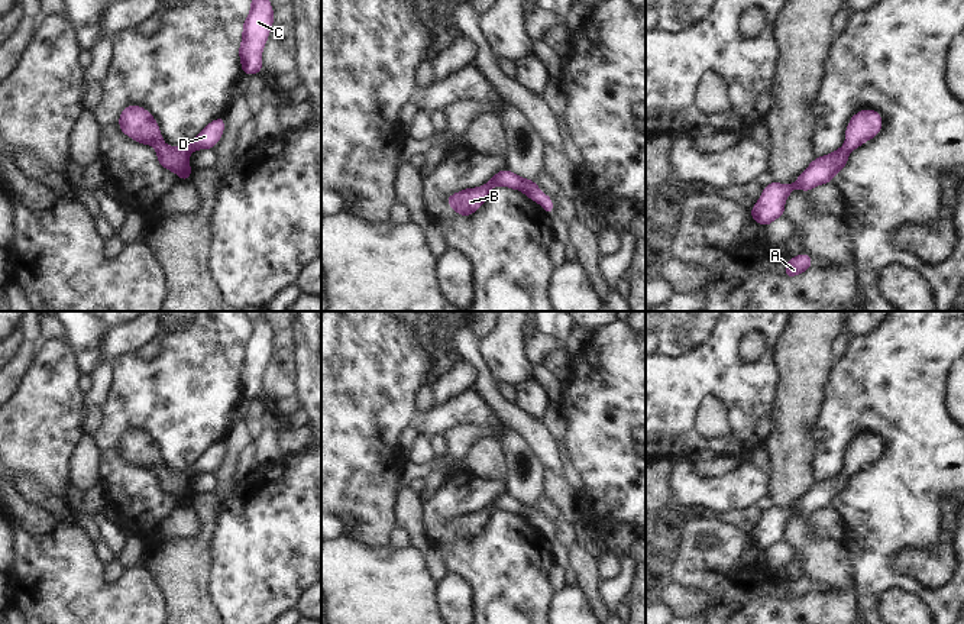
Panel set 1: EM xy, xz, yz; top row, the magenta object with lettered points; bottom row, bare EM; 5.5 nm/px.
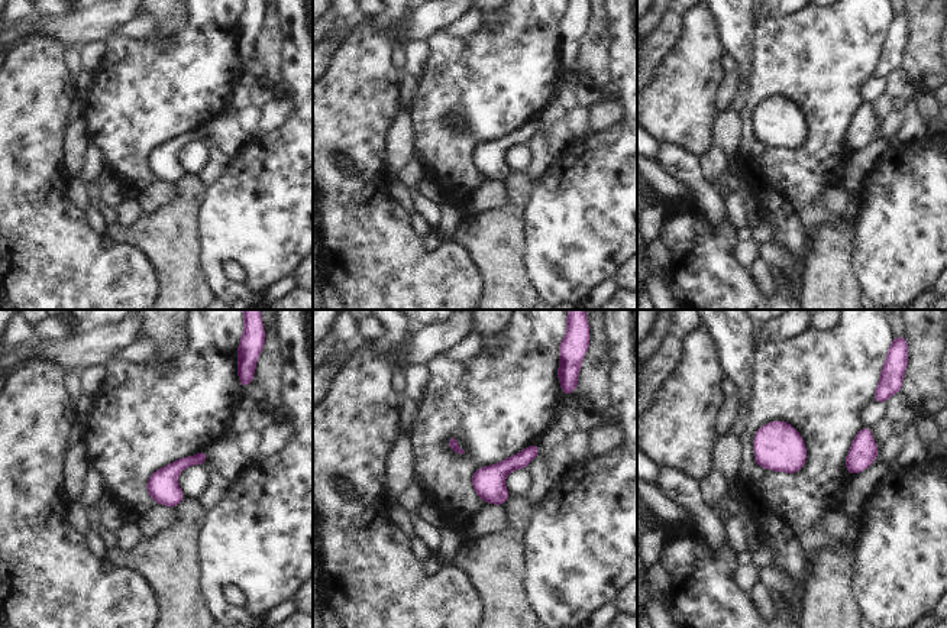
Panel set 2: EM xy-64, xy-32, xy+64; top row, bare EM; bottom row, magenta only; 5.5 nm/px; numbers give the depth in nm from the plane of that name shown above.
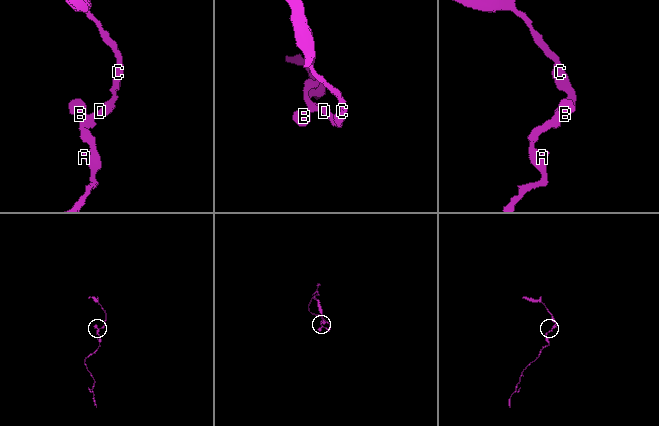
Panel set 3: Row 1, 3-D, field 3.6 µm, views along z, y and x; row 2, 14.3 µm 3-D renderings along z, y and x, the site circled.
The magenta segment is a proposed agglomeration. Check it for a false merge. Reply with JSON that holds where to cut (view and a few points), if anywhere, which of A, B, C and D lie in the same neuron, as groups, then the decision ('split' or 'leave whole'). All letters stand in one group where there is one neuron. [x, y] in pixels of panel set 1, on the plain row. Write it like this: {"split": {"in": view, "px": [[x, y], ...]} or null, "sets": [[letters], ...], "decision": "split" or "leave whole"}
{"split": null, "sets": [["A", "B", "C", "D"]], "decision": "leave whole"}

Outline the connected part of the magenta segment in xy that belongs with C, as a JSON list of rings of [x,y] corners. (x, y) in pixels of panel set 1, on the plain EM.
[[[261,313],[253,323],[250,323],[250,334],[243,346],[242,366],[239,371],[239,382],[243,398],[261,398],[262,395],[262,375],[268,365],[274,349],[272,329]]]

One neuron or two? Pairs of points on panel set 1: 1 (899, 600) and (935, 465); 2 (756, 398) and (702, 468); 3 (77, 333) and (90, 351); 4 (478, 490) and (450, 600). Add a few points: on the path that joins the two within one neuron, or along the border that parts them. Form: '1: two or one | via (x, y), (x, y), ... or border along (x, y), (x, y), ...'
1: two | border along (890, 589), (909, 591), (928, 608)
2: two | border along (699, 459), (694, 462)
3: one | via (81, 338), (86, 346)
4: two | border along (447, 571), (466, 582), (472, 605)

